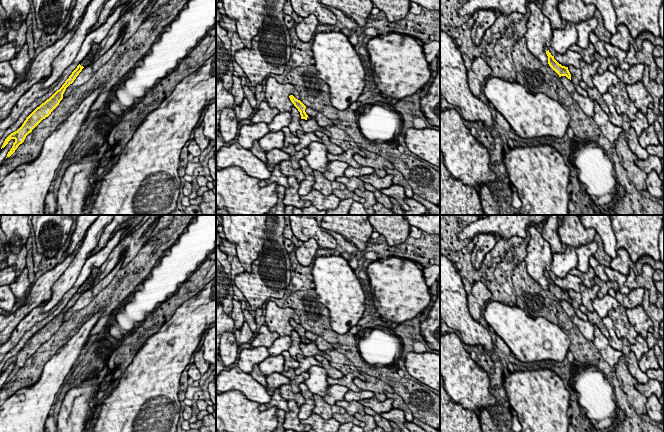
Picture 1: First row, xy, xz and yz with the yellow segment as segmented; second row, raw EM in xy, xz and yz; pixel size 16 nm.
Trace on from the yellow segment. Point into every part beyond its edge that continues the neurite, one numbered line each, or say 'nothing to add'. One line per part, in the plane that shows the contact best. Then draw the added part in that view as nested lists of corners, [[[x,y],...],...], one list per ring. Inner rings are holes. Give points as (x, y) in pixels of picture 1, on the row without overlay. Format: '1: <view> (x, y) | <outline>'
1: xy (87, 284) | [[[100,268],[93,269],[91,276],[81,285],[81,287],[80,287],[81,290],[86,291],[92,287],[94,279],[96,278],[99,270],[100,270]]]

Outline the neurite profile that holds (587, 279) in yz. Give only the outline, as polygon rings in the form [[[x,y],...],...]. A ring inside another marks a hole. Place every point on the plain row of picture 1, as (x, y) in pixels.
[[[589,266],[589,270],[587,273],[583,273],[577,268],[572,269],[570,274],[577,276],[581,279],[582,283],[587,287],[587,288],[592,288],[594,286],[594,279],[595,279],[595,272],[591,266]]]

